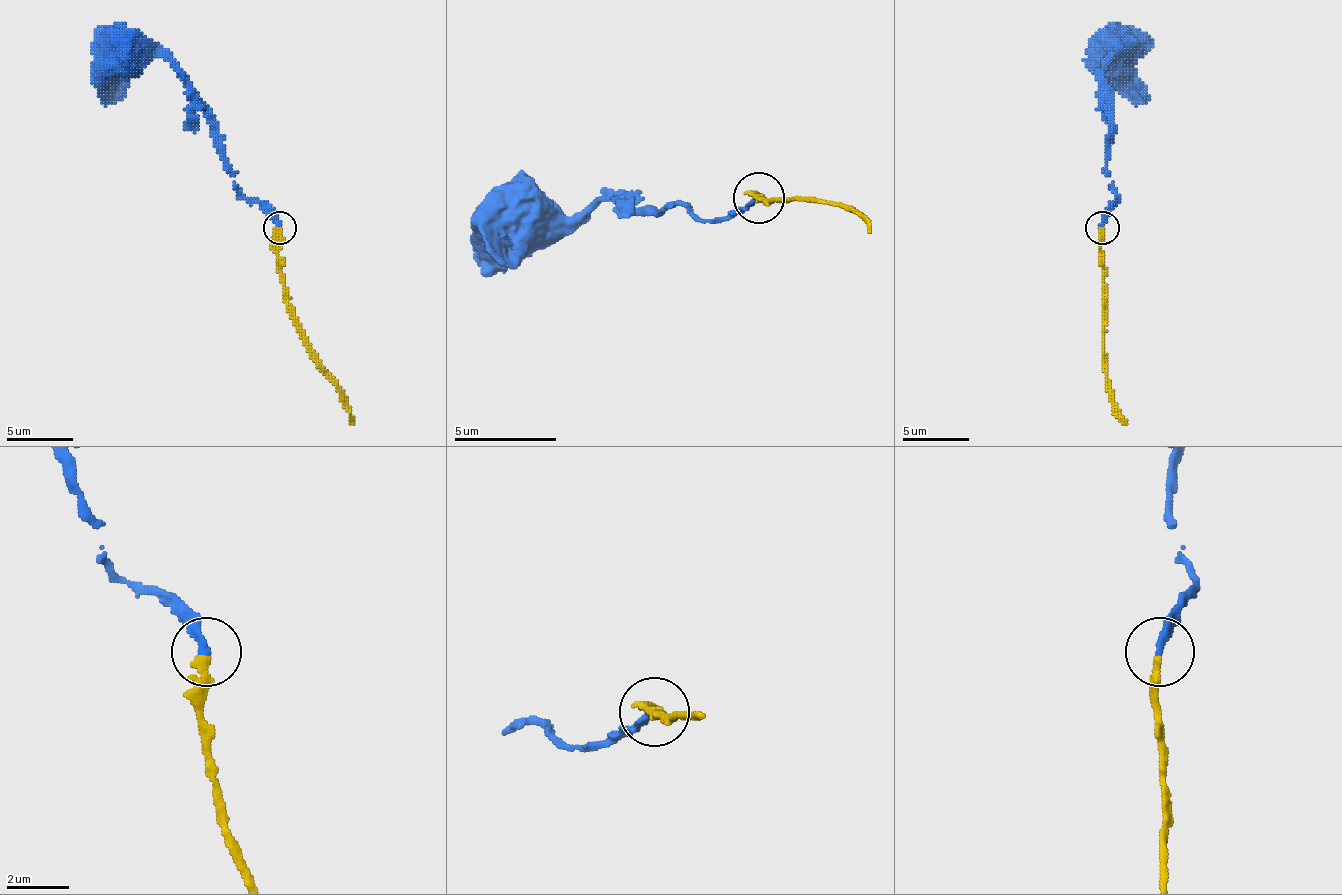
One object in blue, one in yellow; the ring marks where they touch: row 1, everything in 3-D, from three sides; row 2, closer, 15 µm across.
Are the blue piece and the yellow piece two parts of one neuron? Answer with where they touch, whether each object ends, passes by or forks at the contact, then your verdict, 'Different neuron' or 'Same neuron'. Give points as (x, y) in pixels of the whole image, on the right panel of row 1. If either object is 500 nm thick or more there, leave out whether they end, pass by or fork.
Place: (1102, 227). At the ring blue ends. At the ring yellow ends. Same neuron

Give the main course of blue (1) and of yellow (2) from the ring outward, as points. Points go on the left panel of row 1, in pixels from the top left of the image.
1: (280, 228), (257, 202), (241, 192), (211, 109), (184, 76), (155, 53), (132, 53), (125, 60)
2: (280, 228), (277, 261), (287, 311), (310, 357), (333, 384), (353, 423)

